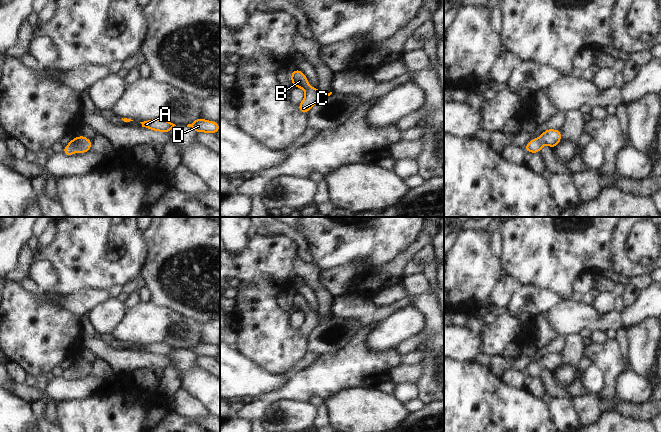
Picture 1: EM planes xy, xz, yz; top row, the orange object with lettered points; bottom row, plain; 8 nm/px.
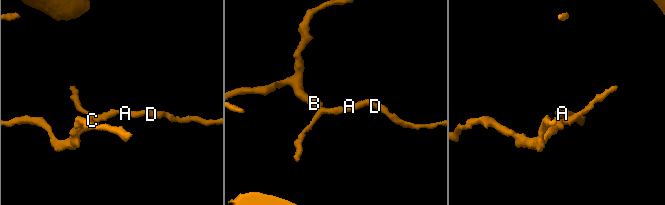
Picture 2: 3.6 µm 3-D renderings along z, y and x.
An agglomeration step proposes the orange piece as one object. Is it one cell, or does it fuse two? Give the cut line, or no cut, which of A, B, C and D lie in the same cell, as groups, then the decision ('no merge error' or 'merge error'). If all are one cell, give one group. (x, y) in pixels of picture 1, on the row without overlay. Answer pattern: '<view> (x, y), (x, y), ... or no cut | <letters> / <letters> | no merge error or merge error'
no cut | A B C D | no merge error

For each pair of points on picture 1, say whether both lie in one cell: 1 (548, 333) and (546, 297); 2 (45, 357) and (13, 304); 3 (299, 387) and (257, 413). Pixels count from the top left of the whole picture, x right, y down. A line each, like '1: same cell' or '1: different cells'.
1: different cells
2: same cell
3: same cell

